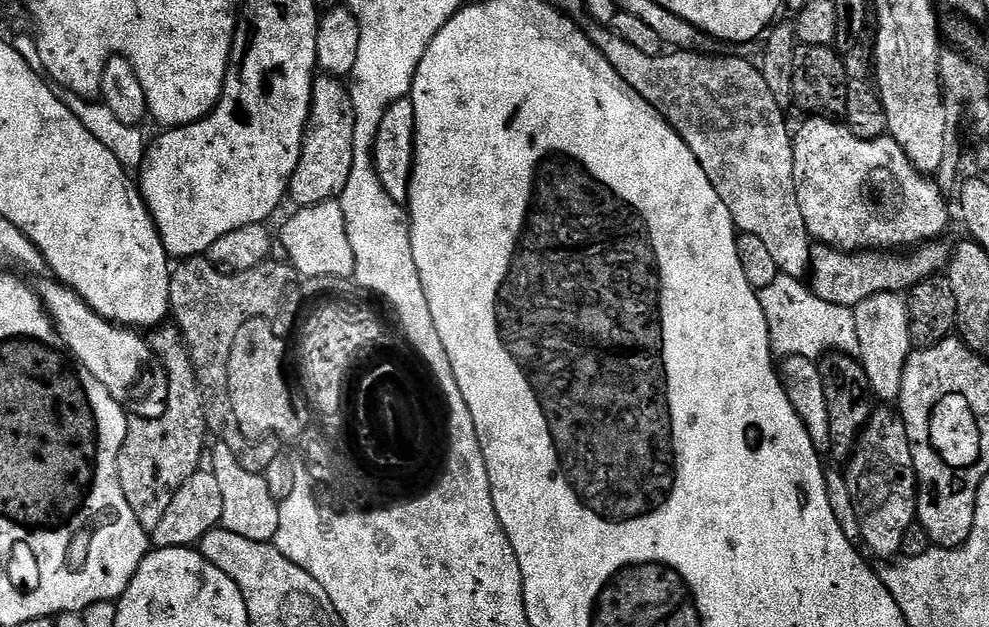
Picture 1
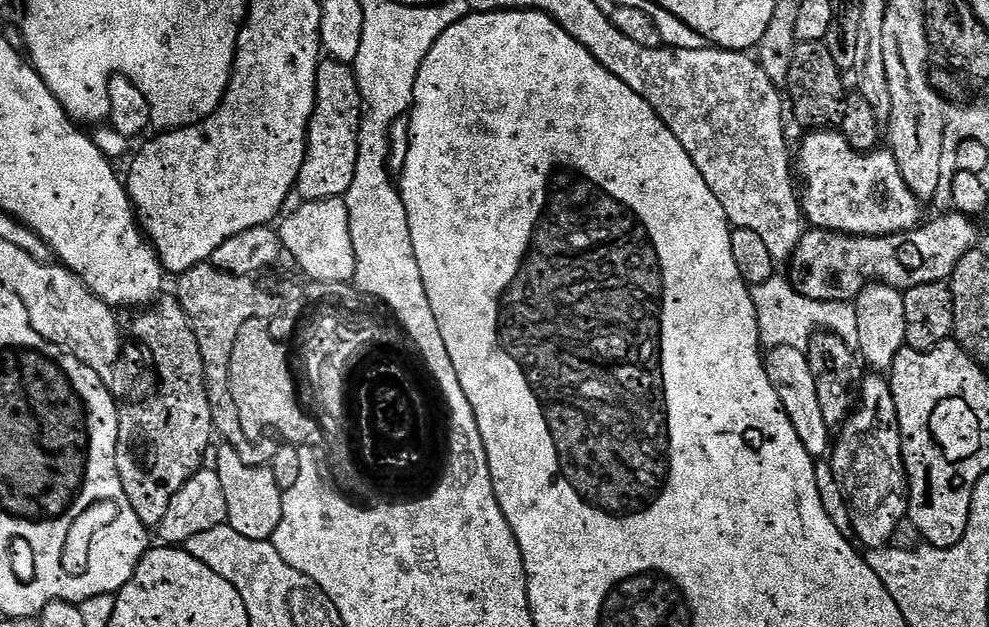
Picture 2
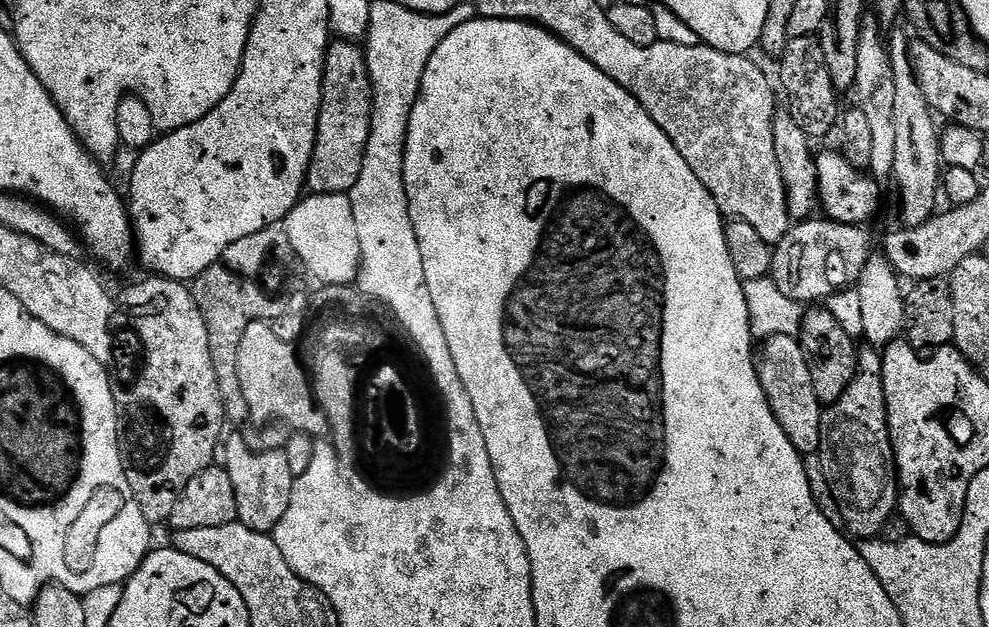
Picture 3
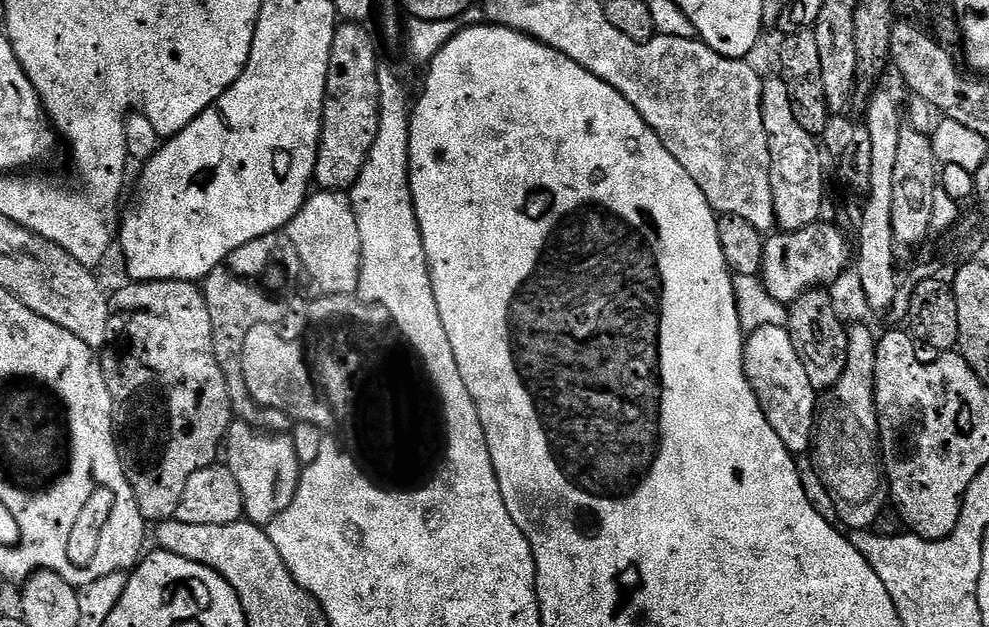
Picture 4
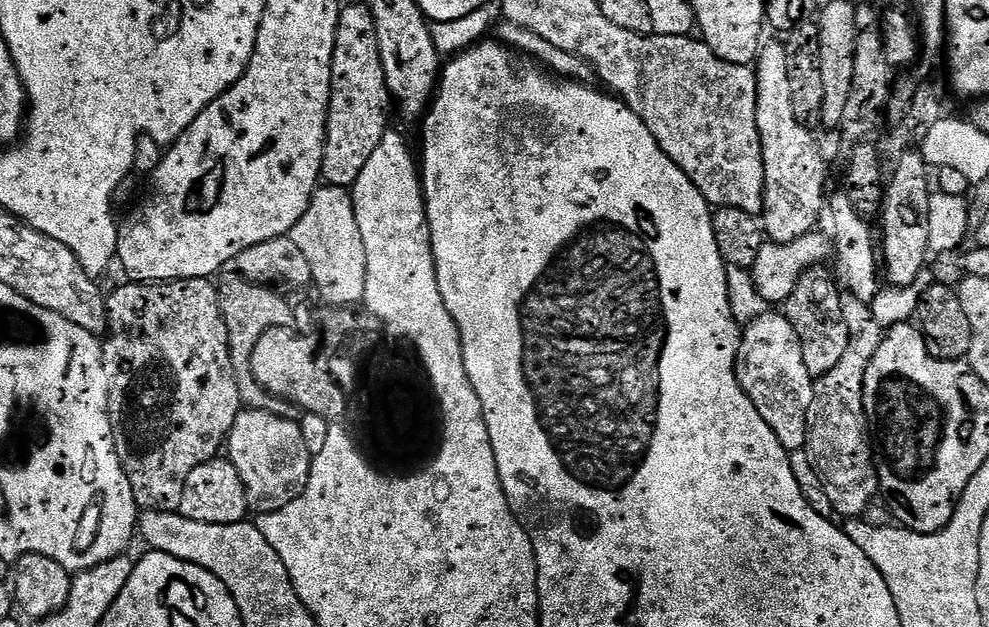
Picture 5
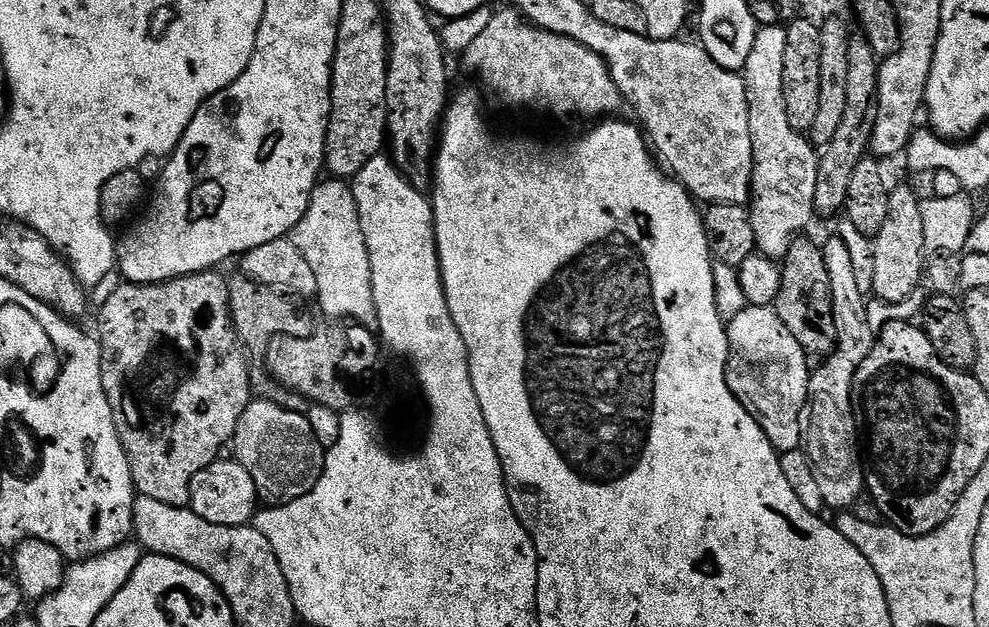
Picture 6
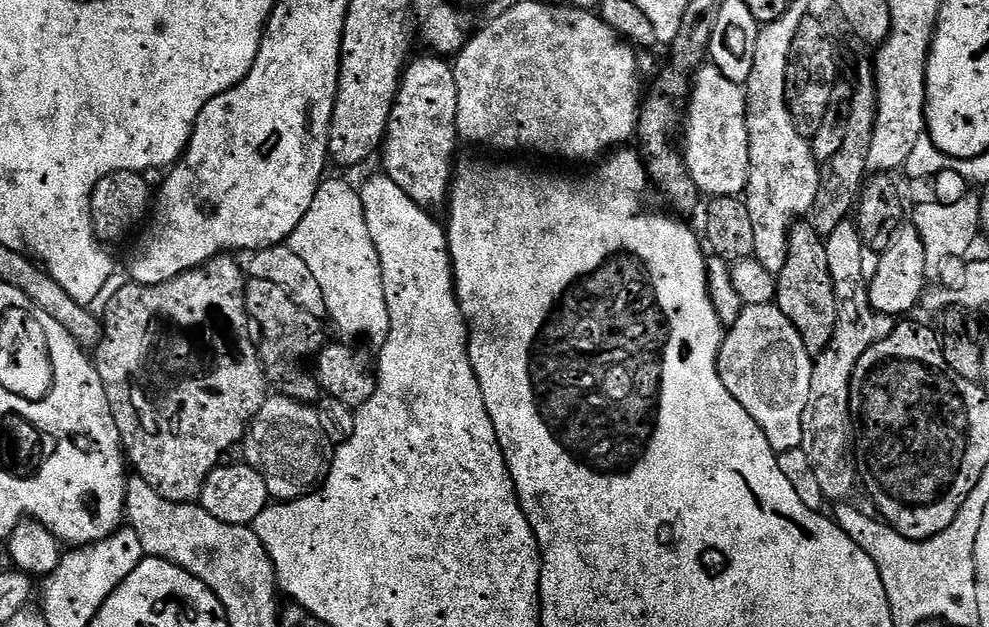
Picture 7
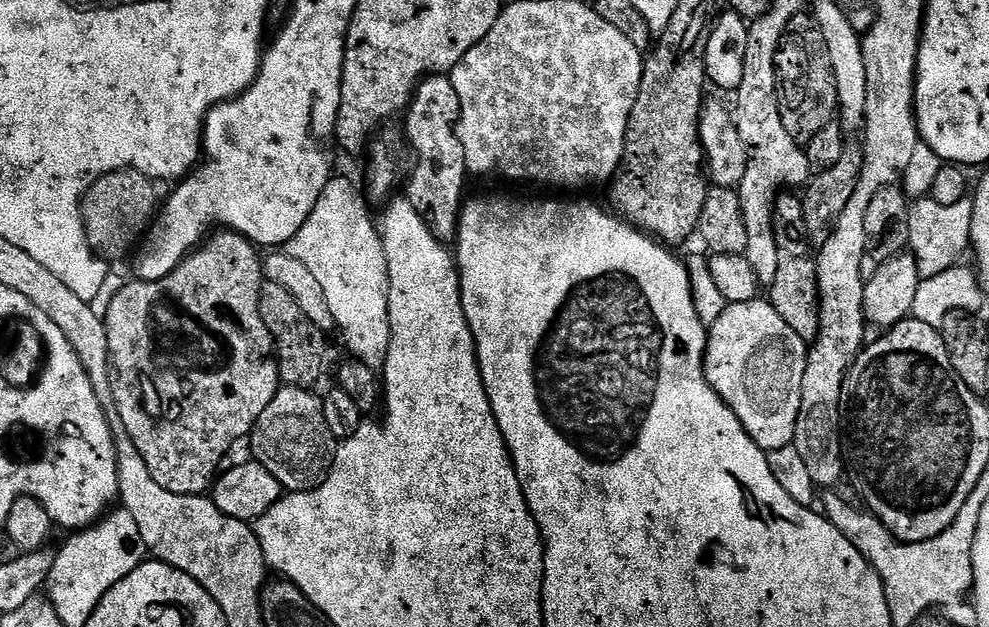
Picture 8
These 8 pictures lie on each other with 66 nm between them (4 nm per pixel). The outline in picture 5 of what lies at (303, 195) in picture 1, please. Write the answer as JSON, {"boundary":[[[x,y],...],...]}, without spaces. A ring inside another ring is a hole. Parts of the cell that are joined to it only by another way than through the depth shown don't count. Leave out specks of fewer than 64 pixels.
{"boundary":[[[345,3],[340,10],[340,17],[338,18],[338,30],[334,38],[334,54],[332,55],[332,89],[330,90],[330,102],[328,103],[328,121],[326,122],[326,138],[324,139],[324,157],[322,158],[322,170],[320,171],[323,183],[334,188],[351,189],[354,182],[358,182],[358,174],[362,174],[362,166],[366,166],[366,162],[370,162],[370,154],[374,154],[376,149],[382,142],[382,138],[390,130],[388,124],[388,104],[393,103],[388,87],[386,86],[386,78],[382,70],[382,58],[378,54],[378,34],[374,26],[374,18],[372,13],[368,11],[363,3],[348,4]]]}

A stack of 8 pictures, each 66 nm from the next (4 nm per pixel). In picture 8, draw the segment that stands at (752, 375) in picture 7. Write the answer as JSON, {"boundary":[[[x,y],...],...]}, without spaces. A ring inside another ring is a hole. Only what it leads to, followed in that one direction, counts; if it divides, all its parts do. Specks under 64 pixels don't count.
{"boundary":[[[764,298],[729,304],[722,318],[708,328],[706,382],[734,410],[746,434],[766,453],[787,448],[795,441],[808,350],[806,341],[782,322],[778,310]]]}

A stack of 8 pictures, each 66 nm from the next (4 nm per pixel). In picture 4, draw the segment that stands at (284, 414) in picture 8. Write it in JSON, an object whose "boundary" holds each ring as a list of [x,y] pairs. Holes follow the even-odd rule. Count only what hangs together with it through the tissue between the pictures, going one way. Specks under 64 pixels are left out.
{"boundary":[[[233,419],[226,437],[226,466],[238,481],[238,490],[242,490],[244,516],[251,523],[267,526],[290,502],[300,485],[302,465],[295,454],[291,435],[273,434],[252,427],[245,420]]]}

